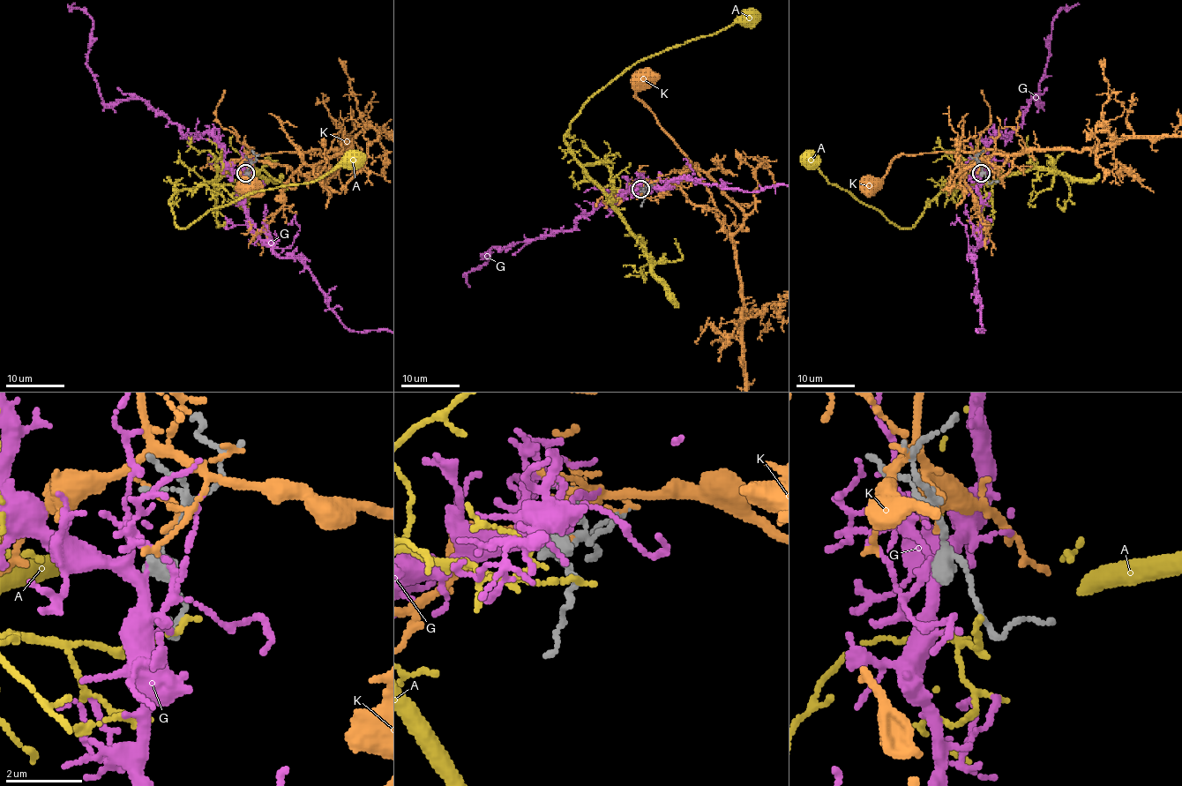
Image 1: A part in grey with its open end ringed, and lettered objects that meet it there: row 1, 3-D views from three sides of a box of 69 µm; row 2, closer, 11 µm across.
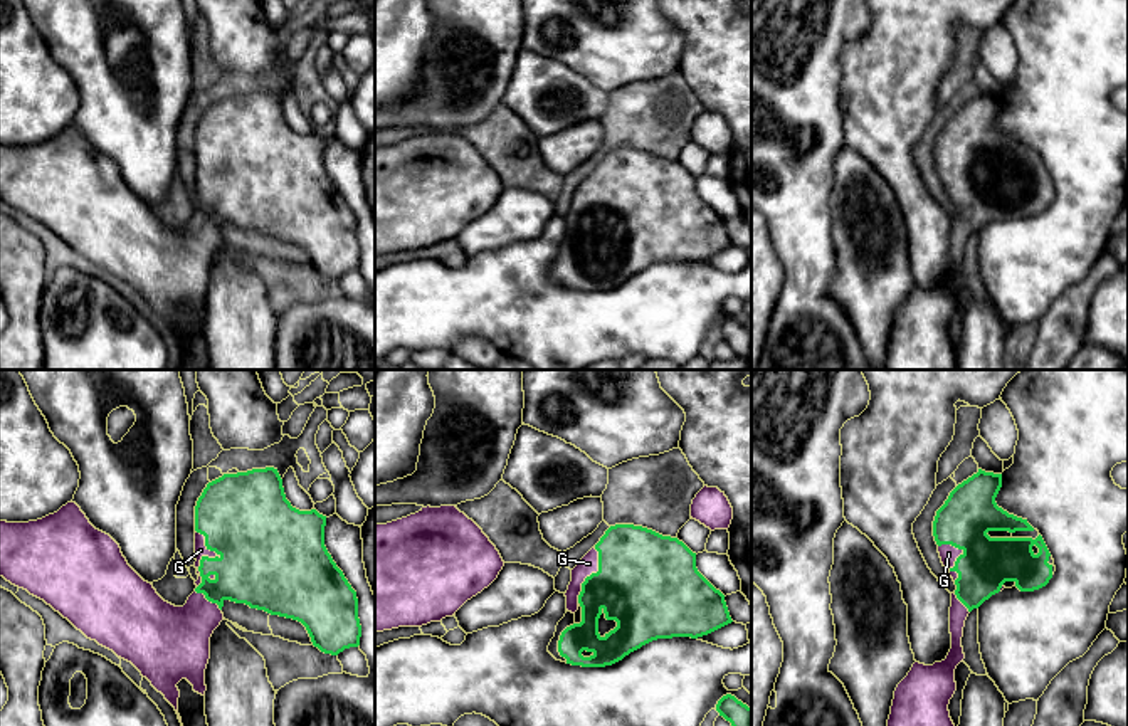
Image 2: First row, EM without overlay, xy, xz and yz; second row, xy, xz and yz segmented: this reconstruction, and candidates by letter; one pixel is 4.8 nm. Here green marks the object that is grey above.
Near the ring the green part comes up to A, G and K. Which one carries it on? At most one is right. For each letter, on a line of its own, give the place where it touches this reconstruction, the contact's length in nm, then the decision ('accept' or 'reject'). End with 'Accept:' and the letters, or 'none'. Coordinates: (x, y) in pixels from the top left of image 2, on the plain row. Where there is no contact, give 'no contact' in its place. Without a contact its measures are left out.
A: no contact; reject
G: contact xy (207, 180); length 280 nm; accept
K: no contact; reject
Accept: G

